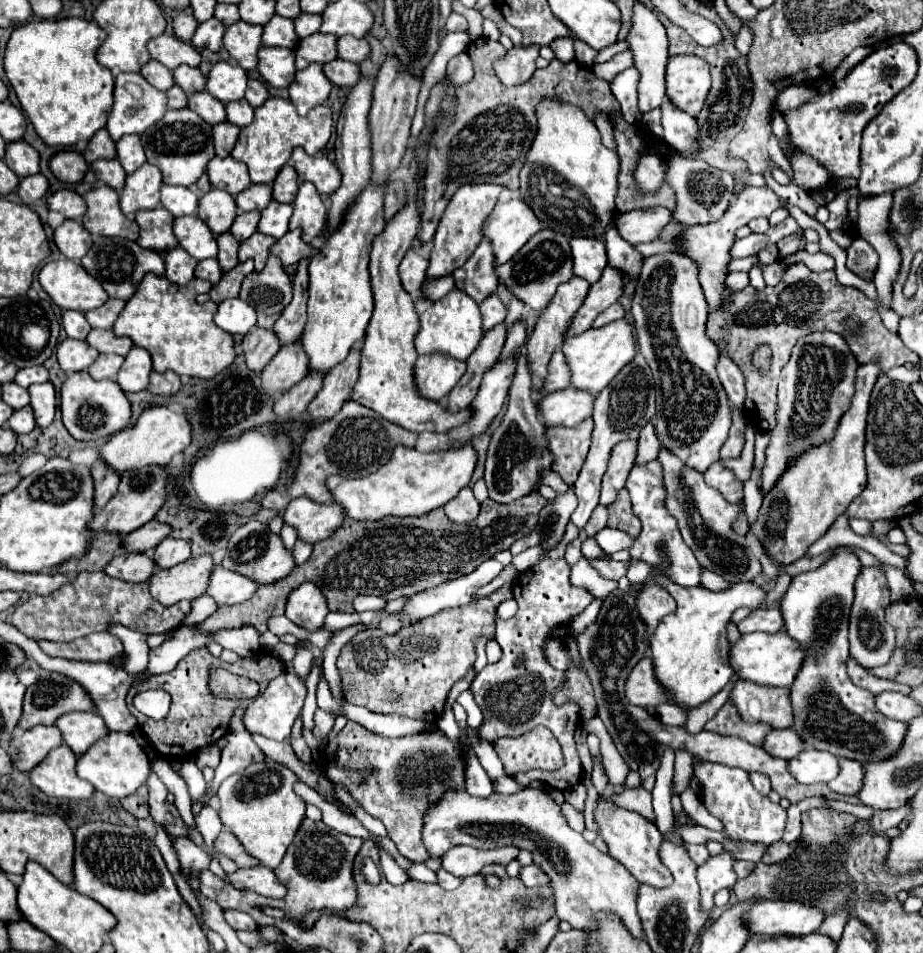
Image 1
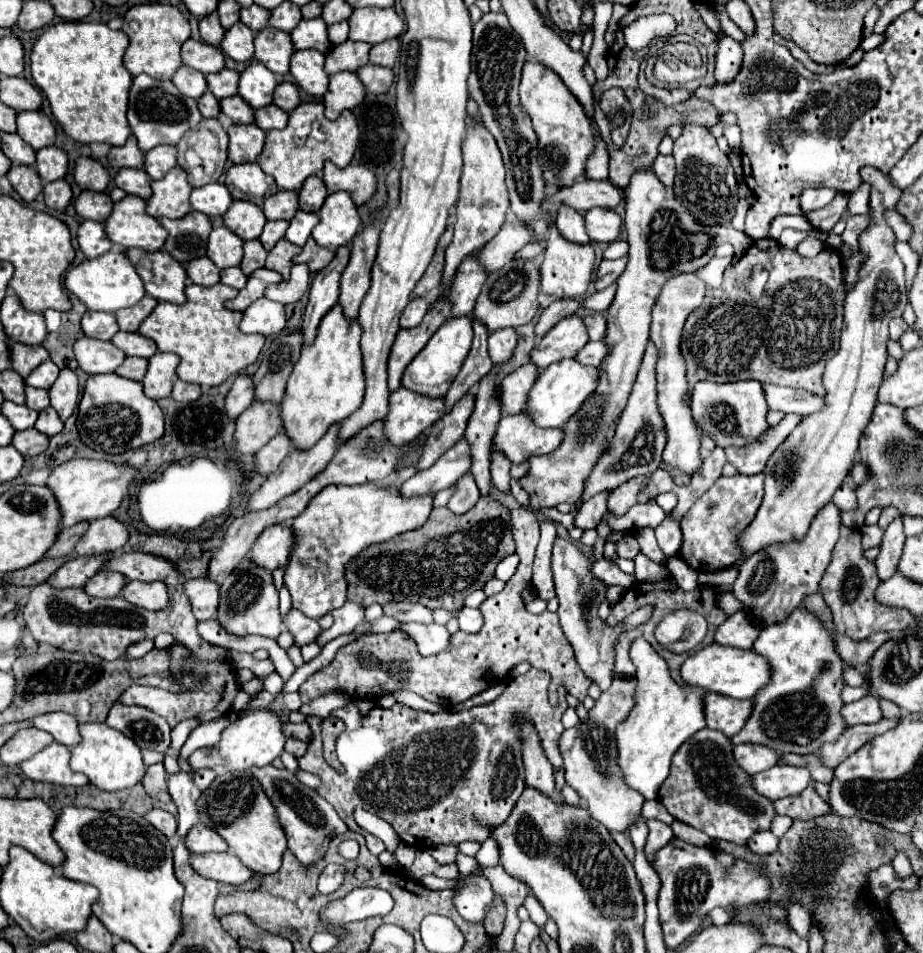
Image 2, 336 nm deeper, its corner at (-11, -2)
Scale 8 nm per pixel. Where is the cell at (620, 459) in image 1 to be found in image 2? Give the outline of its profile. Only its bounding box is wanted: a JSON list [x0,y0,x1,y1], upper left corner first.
[574,492,608,530]

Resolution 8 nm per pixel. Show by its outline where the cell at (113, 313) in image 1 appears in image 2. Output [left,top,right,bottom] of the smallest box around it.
[116,296,158,332]

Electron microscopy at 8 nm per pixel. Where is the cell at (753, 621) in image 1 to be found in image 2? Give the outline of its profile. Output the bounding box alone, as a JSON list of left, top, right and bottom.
[714,610,760,650]

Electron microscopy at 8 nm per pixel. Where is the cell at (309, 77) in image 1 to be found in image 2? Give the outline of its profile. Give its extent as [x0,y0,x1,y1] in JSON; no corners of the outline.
[324,72,364,120]

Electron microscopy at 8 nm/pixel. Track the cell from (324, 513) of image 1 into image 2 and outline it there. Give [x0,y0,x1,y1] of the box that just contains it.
[250,524,294,572]

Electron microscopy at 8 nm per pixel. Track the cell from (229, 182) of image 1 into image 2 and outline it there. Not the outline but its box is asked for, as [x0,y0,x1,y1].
[226,162,278,206]

